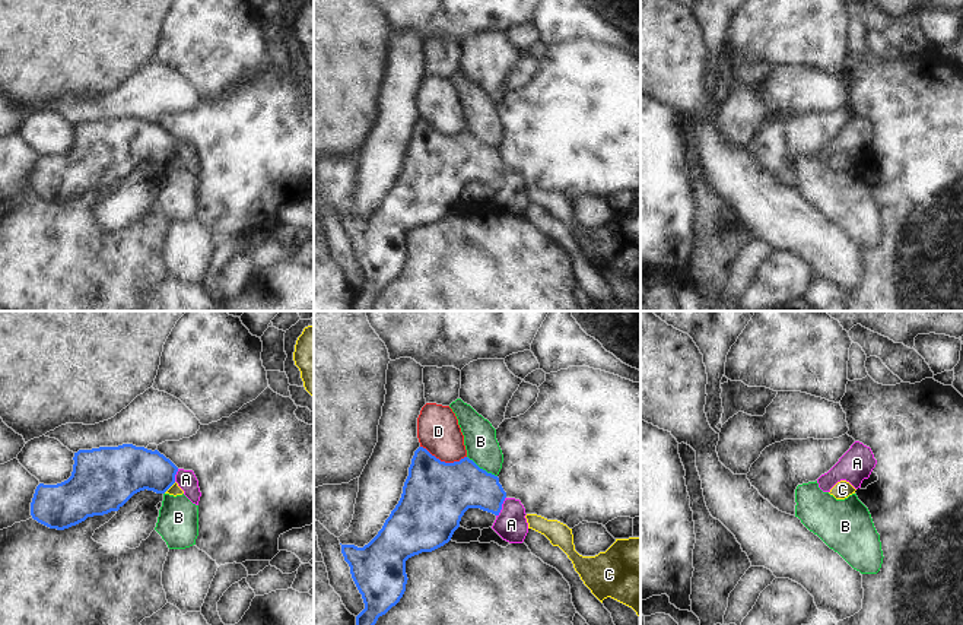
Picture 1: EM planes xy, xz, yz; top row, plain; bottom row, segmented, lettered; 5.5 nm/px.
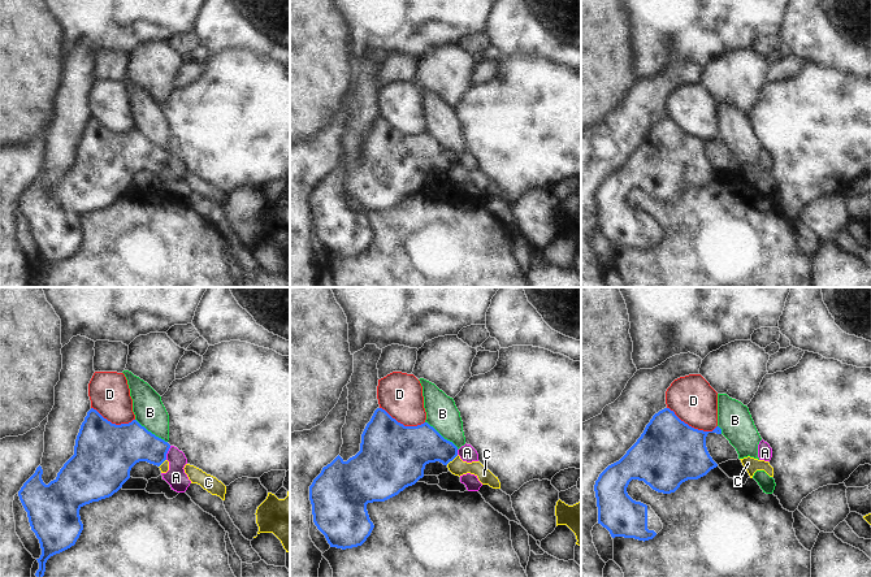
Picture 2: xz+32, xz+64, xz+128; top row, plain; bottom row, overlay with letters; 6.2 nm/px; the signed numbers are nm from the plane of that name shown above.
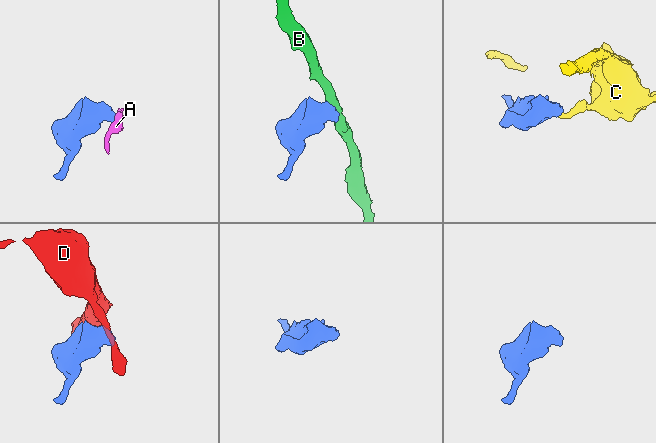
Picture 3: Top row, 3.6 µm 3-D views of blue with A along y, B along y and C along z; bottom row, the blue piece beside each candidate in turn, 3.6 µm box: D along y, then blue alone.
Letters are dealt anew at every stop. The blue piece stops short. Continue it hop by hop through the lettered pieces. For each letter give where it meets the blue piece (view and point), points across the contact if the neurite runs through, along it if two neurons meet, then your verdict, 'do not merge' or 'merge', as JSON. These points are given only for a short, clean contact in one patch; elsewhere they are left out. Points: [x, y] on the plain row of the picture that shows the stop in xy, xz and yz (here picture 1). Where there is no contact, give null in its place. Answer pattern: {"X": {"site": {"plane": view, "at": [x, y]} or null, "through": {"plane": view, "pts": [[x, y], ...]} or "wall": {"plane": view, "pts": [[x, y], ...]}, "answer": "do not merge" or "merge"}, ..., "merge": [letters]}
{"A": {"site": {"plane": "xz", "at": [501, 180]}, "wall": {"plane": "xz", "pts": [[505, 170], [496, 189]]}, "answer": "do not merge"}, "B": {"site": {"plane": "xz", "at": [482, 142]}, "wall": {"plane": "xz", "pts": [[467, 129], [496, 149]]}, "answer": "do not merge"}, "C": {"site": {"plane": "xy", "at": [169, 159]}, "wall": {"plane": "xy", "pts": [[175, 155], [164, 165]]}, "answer": "do not merge"}, "D": {"site": {"plane": "xz", "at": [444, 135]}, "answer": "do not merge"}, "merge": []}

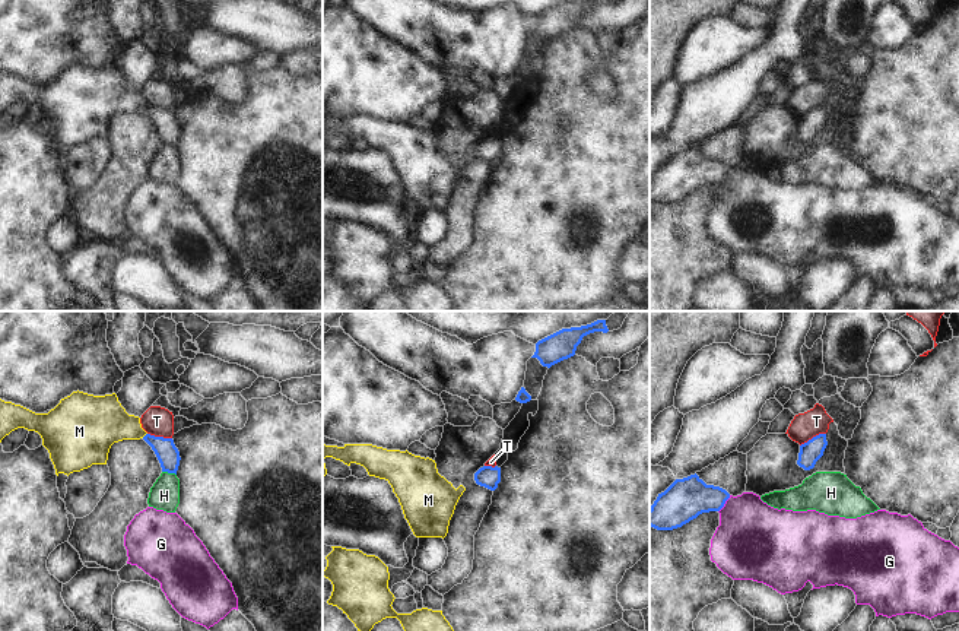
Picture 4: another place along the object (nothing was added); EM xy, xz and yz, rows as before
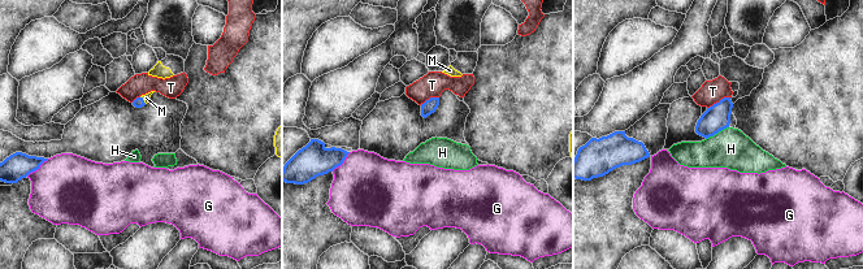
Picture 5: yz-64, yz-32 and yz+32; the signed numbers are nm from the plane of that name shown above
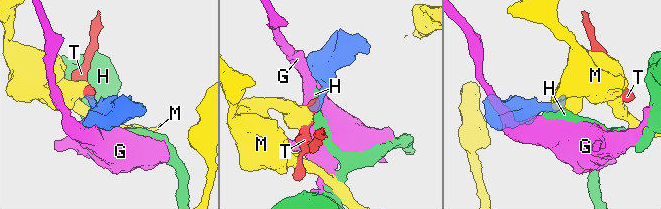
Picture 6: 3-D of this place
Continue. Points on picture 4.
{"G": {"site": {"plane": "yz", "at": [724, 176]}, "wall": {"plane": "yz", "pts": [[730, 168], [718, 184]]}, "answer": "do not merge"}, "H": {"site": {"plane": "xy", "at": [170, 145]}, "wall": {"plane": "xy", "pts": [[162, 143], [175, 148]]}, "answer": "do not merge"}, "M": {"site": {"plane": "xy", "at": [145, 108]}, "through": {"plane": "xy", "pts": [[165, 123], [145, 108], [129, 100], [102, 94]]}, "answer": "merge"}, "T": {"site": {"plane": "yz", "at": [813, 110]}, "wall": {"plane": "yz", "pts": [[825, 105], [813, 108], [800, 119]]}, "answer": "do not merge"}, "merge": ["M"]}

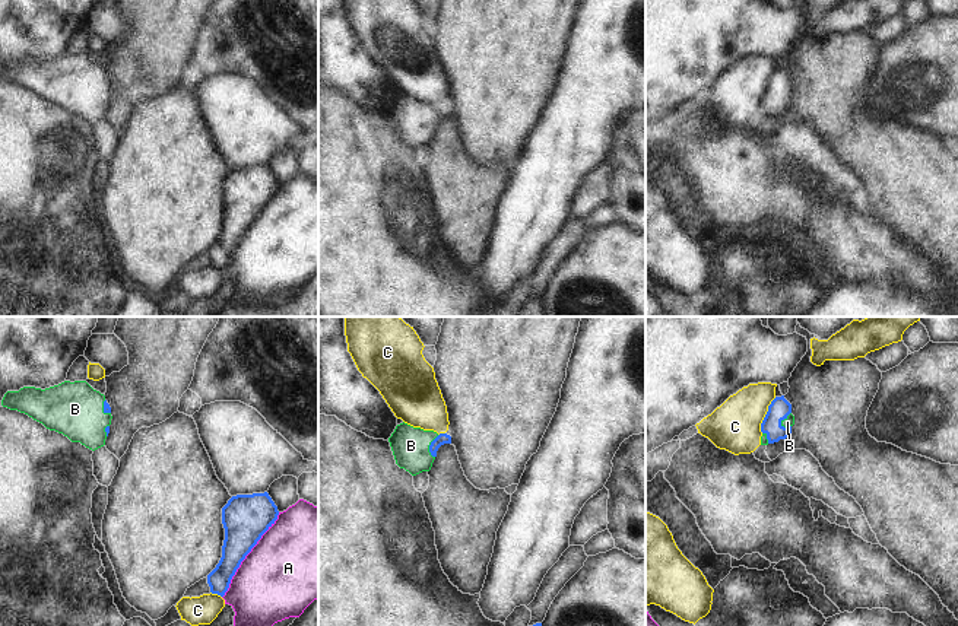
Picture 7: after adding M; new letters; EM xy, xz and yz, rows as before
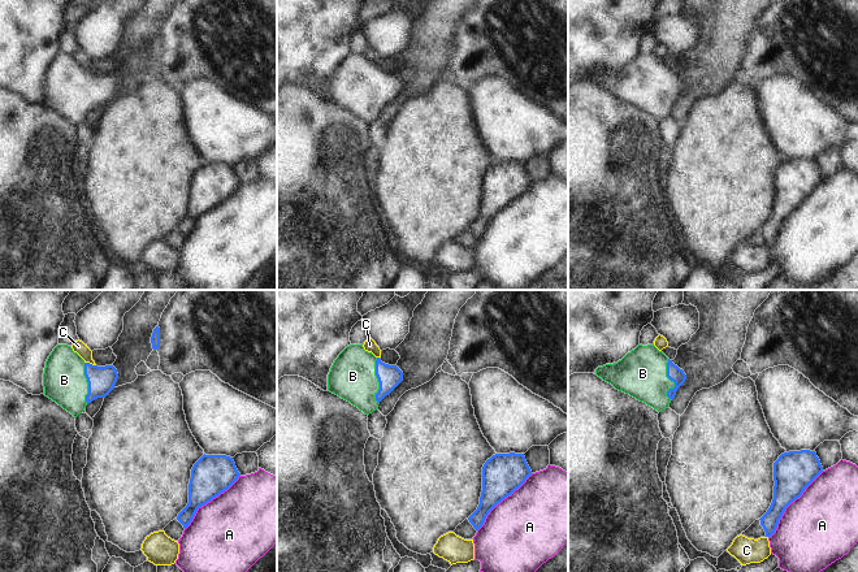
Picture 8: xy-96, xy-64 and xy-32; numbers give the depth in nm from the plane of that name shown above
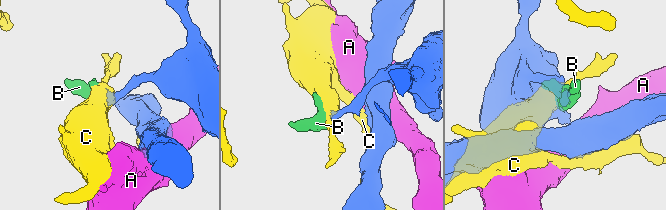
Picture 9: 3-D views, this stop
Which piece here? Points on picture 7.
{"A": {"site": {"plane": "xy", "at": [247, 226]}, "answer": "do not merge"}, "B": {"site": {"plane": "xz", "at": [430, 120]}, "through": {"plane": "xz", "pts": [[443, 111], [430, 120], [411, 118]]}, "answer": "merge"}, "C": {"site": {"plane": "yz", "at": [765, 88]}, "answer": "do not merge"}, "merge": ["B"]}

